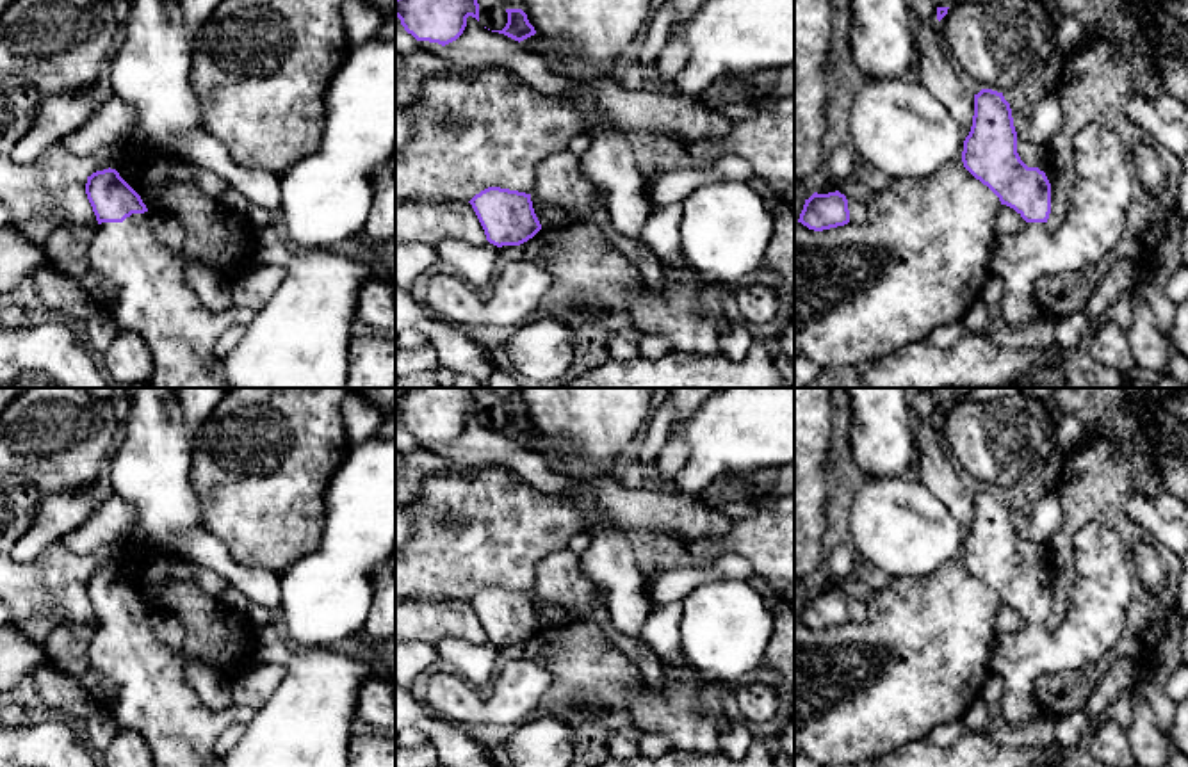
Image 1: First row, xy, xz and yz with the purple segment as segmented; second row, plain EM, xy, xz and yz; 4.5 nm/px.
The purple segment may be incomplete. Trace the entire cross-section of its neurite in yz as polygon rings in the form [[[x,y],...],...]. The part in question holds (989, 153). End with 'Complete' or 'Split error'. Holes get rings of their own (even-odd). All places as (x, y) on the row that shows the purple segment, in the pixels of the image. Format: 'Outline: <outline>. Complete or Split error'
Outline: [[[981,89],[974,94],[974,116],[964,141],[964,167],[1001,201],[1013,208],[1026,226],[1015,235],[997,237],[992,247],[990,272],[1003,279],[999,324],[1021,327],[1042,315],[1035,287],[1040,279],[1083,270],[1106,256],[1122,238],[1133,192],[1136,189],[1129,151],[1122,137],[1103,126],[1088,125],[1074,135],[1076,180],[1065,219],[1047,226],[1051,214],[1051,183],[1044,171],[1028,167],[1017,153],[1017,132],[1010,103],[1003,93]]]. Split error

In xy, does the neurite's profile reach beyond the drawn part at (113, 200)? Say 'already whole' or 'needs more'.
needs more

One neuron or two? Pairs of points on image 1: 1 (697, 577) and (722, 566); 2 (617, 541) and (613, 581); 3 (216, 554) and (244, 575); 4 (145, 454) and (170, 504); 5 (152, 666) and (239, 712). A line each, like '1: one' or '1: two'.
1: one
2: one
3: one
4: one
5: one

